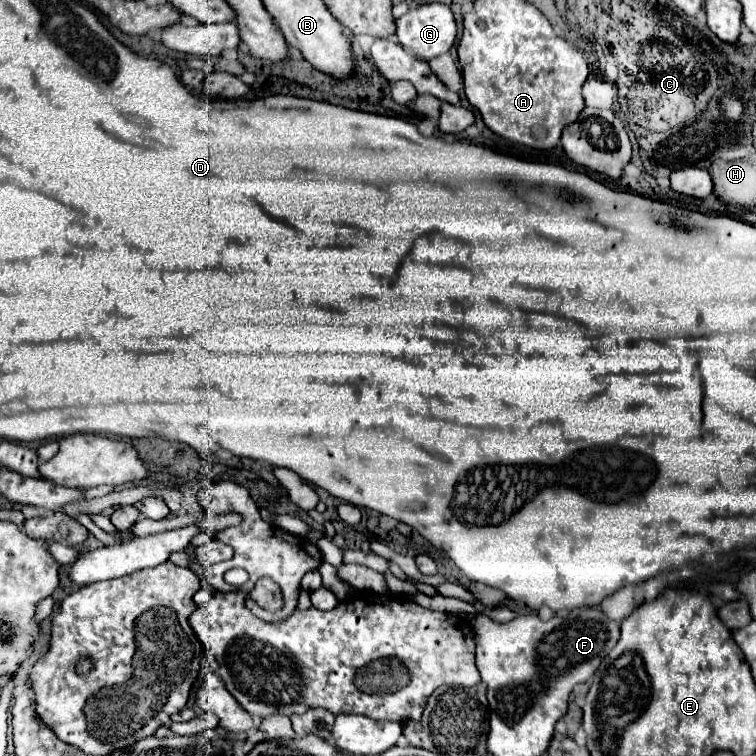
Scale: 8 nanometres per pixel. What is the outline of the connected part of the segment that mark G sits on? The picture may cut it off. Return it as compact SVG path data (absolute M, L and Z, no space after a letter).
M423 4L395 20L399 44L411 48L423 60L451 50L457 38L453 12L445 4Z

